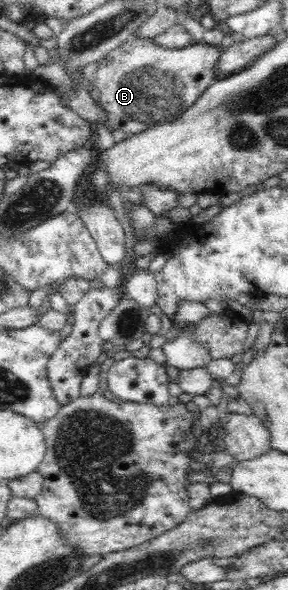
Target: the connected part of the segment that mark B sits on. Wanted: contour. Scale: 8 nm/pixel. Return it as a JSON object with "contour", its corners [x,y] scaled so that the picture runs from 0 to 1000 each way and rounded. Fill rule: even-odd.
{"contour":[[[472,64],[431,71],[340,103],[309,107],[288,129],[319,147],[347,154],[344,178],[365,188],[372,210],[431,225],[486,225],[535,212],[597,207],[646,188],[708,158],[708,153],[750,136],[743,110],[764,97],[767,78],[715,73],[670,73],[625,83],[576,83],[528,71],[524,64]]]}

